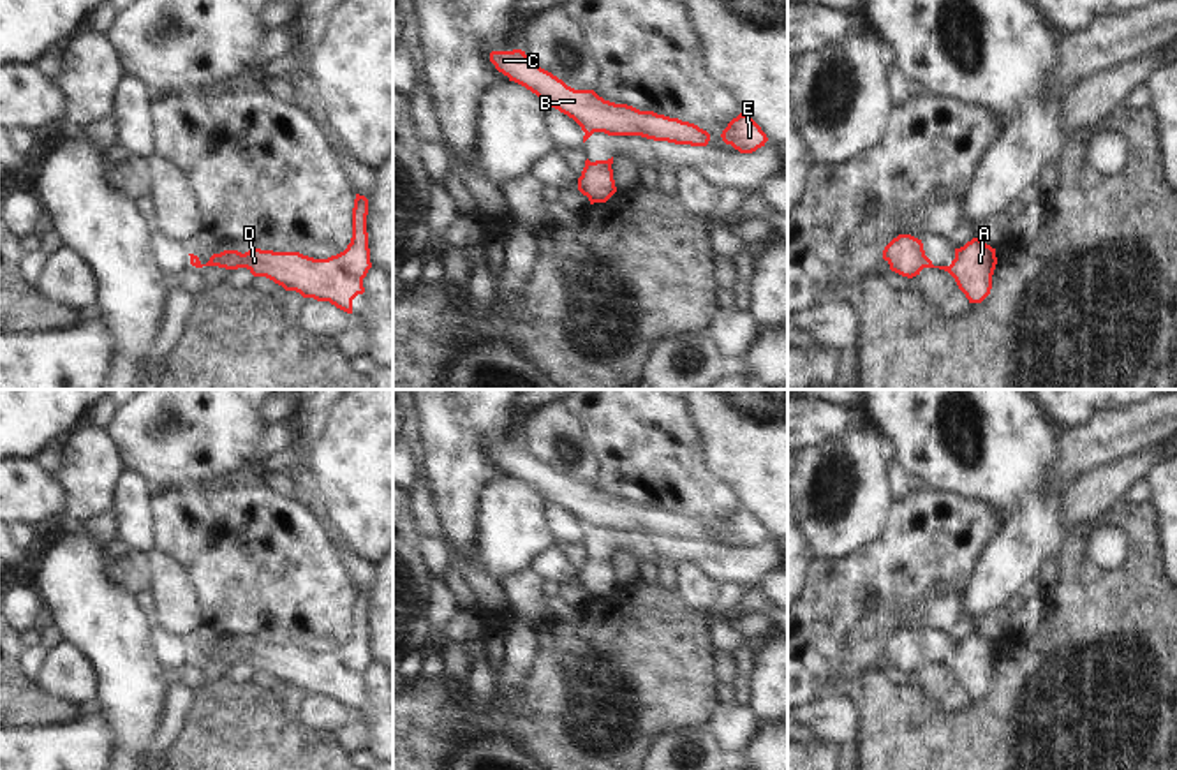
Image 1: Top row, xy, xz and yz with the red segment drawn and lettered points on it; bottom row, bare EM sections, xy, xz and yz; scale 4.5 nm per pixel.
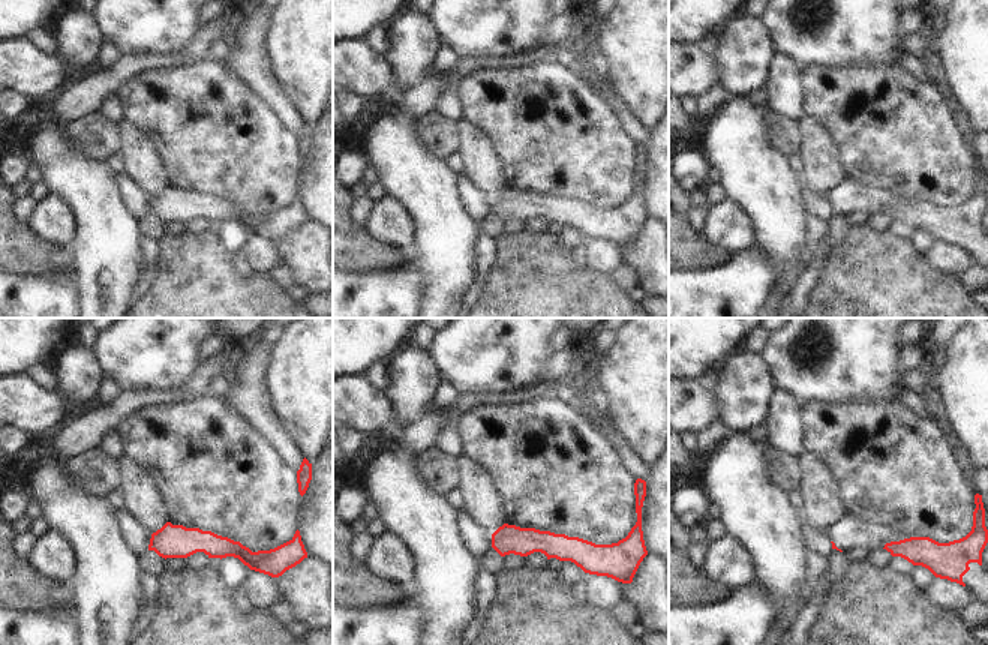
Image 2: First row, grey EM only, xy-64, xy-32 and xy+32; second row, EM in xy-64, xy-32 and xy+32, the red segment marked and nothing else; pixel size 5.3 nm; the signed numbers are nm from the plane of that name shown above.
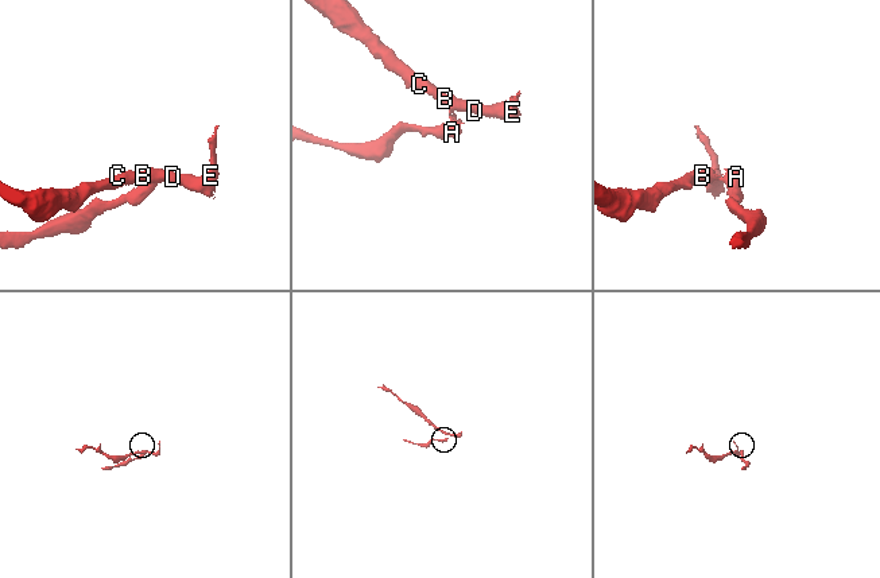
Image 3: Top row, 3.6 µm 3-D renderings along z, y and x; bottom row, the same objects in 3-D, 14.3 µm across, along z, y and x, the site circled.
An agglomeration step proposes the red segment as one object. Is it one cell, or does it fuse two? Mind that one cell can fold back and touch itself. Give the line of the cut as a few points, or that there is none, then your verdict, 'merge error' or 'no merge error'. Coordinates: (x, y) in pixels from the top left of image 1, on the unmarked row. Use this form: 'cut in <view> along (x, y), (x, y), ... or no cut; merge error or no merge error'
cut in yz along (925, 651), (924, 661); merge error

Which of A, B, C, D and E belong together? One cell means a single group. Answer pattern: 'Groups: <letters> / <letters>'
Groups: A / B C D E.

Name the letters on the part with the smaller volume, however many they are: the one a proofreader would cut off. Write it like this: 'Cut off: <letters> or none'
Cut off: A

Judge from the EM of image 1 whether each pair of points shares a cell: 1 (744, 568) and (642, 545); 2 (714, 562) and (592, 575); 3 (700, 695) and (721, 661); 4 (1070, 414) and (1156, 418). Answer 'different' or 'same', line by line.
1: same
2: same
3: different
4: different

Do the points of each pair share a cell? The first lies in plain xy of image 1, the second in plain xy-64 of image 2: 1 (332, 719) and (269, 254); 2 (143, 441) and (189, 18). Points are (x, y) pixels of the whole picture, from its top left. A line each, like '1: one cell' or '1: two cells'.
1: one cell
2: one cell

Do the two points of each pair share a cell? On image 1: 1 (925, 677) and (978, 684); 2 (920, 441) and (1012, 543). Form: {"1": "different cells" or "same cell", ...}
{"1": "different cells", "2": "same cell"}

